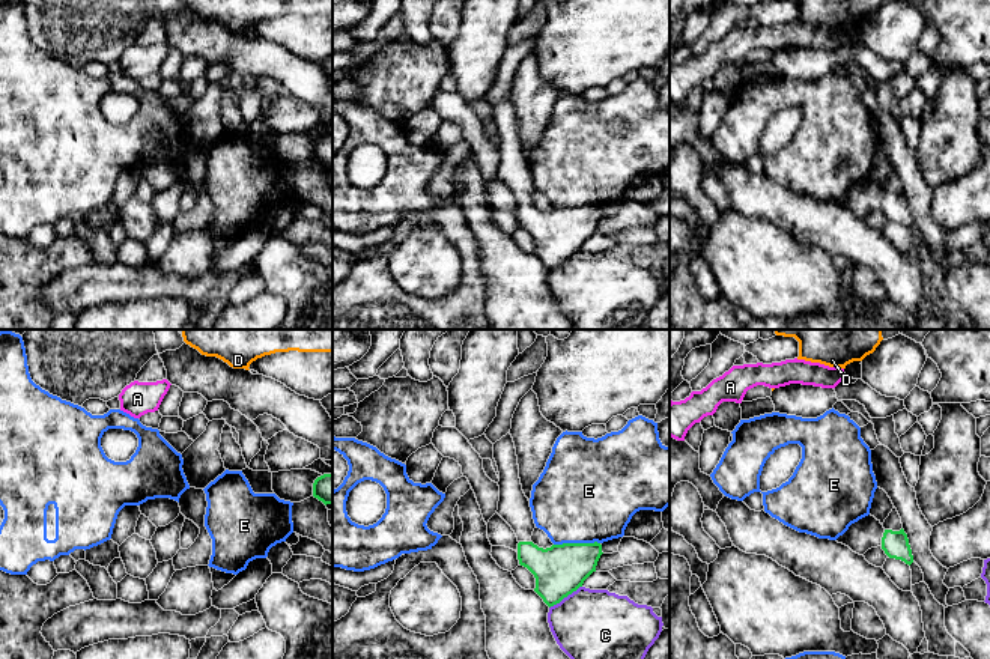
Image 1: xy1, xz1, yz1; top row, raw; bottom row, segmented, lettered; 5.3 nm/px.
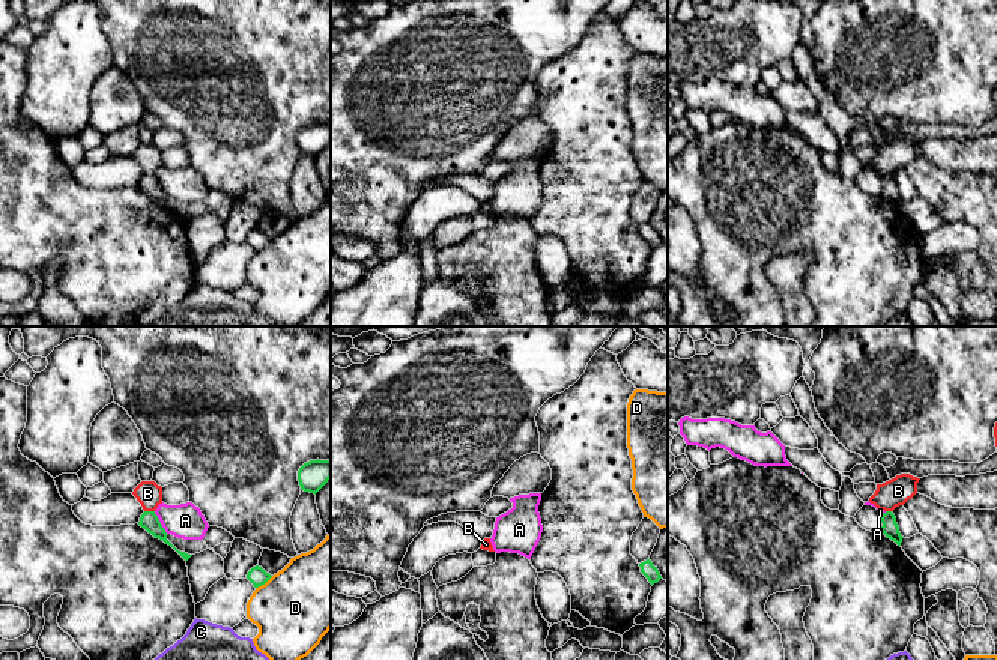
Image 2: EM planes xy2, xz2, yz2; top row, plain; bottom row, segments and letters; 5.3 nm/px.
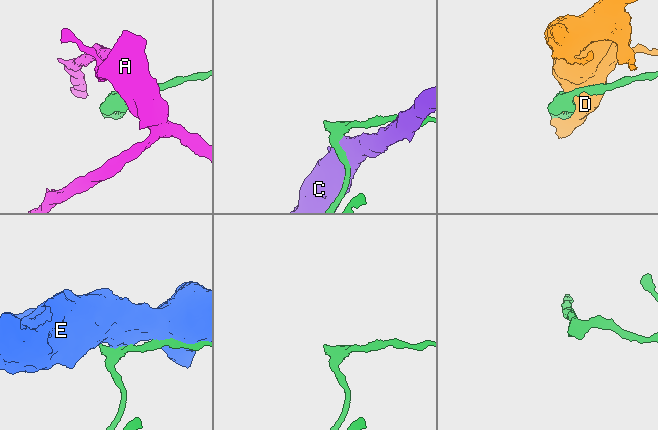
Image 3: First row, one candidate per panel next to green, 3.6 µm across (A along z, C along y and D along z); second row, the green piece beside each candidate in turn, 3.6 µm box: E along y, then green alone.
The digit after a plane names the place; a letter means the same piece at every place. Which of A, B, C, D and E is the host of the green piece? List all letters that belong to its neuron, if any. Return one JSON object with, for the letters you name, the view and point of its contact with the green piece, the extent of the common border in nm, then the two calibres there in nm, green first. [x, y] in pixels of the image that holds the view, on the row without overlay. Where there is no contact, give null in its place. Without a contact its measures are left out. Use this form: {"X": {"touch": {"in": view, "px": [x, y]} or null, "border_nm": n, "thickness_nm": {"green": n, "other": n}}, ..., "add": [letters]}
{"add": []}

